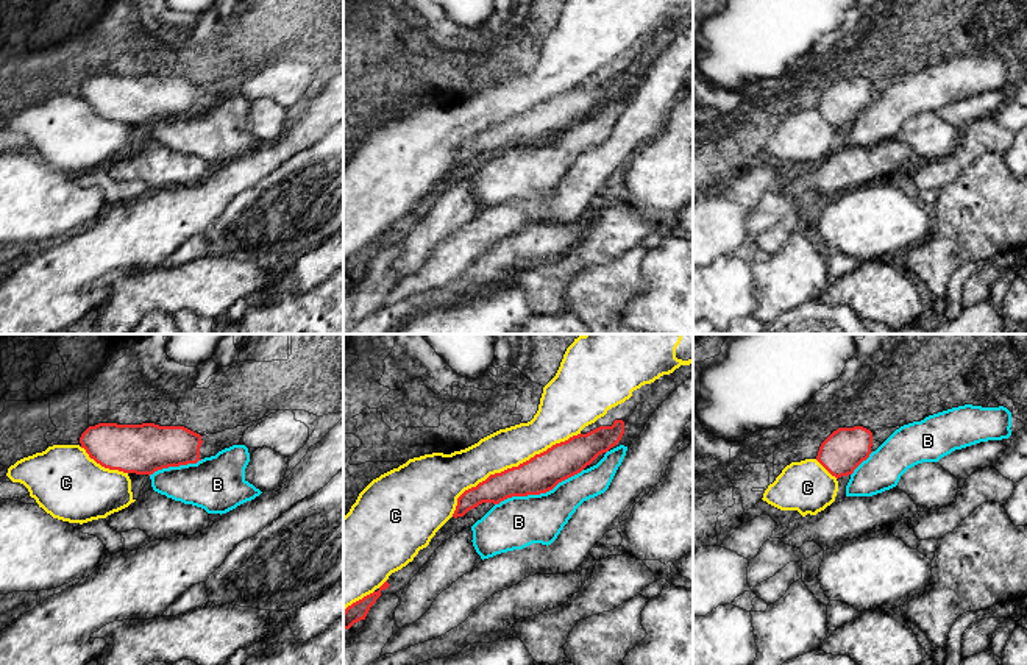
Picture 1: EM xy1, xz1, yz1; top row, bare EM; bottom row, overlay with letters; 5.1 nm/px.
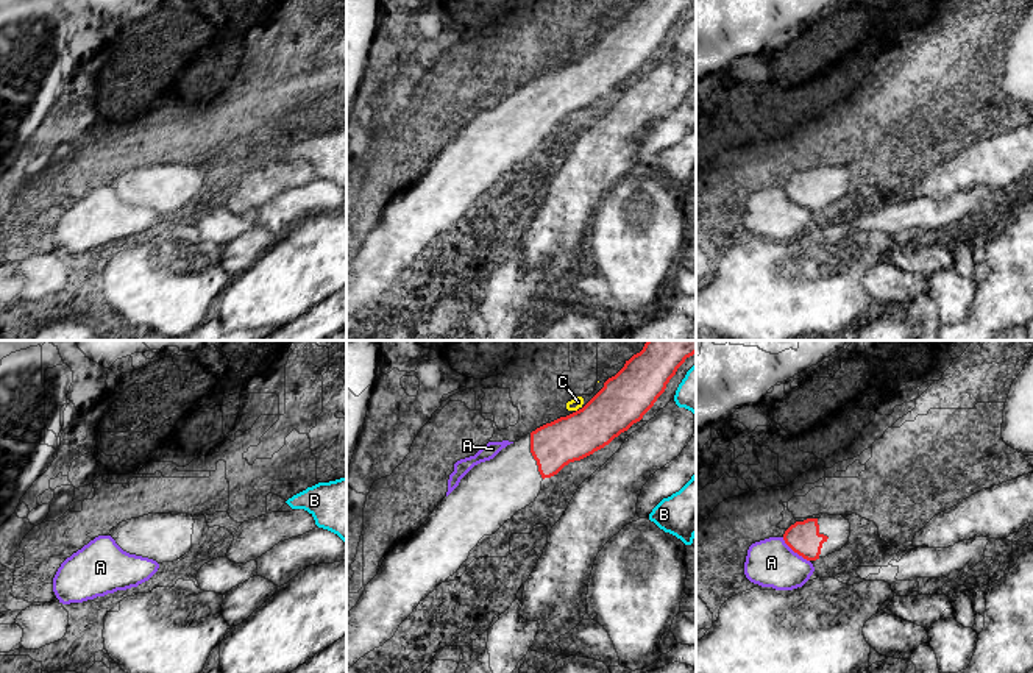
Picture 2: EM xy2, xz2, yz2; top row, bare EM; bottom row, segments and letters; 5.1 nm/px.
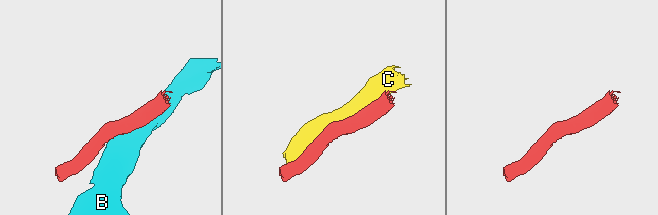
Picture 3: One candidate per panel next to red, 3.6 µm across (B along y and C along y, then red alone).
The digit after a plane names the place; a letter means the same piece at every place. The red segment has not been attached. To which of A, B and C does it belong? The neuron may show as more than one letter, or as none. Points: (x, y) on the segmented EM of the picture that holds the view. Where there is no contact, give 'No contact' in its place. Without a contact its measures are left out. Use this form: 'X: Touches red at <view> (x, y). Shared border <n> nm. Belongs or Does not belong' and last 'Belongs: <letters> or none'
A: Touches red at yz2 (795, 551). Shared border 190 nm. Does not belong
B: Touches red at xz1 (539, 494). Shared border 500 nm. Does not belong
C: Touches red at xz1 (509, 469). Shared border 800 nm. Does not belong
Belongs: none

